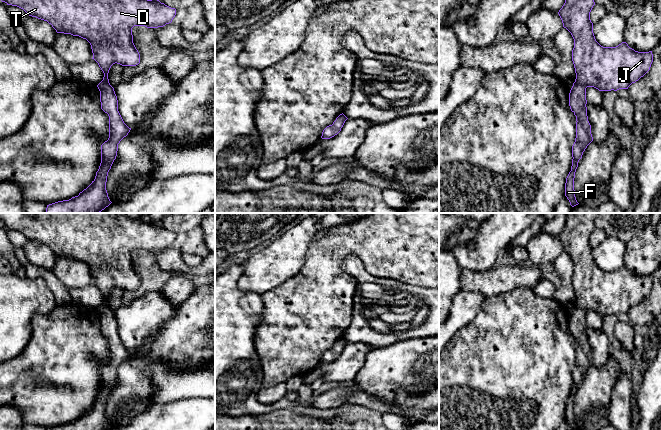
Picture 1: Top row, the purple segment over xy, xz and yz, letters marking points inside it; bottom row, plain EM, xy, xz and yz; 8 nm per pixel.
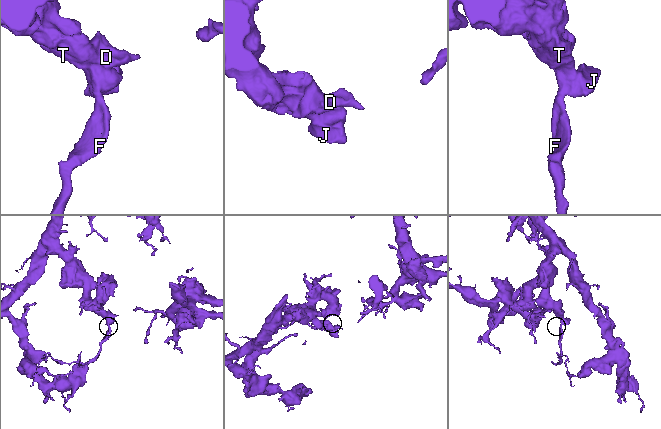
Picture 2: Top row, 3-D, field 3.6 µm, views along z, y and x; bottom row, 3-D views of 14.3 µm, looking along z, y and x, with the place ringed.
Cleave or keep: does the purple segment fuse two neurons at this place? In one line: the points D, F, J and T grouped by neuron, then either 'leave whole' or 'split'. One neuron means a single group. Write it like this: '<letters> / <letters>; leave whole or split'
D F J T; leave whole

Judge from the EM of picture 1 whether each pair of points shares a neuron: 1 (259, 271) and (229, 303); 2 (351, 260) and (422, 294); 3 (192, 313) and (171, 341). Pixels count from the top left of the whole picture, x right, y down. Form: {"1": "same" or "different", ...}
{"1": "different", "2": "same", "3": "same"}

